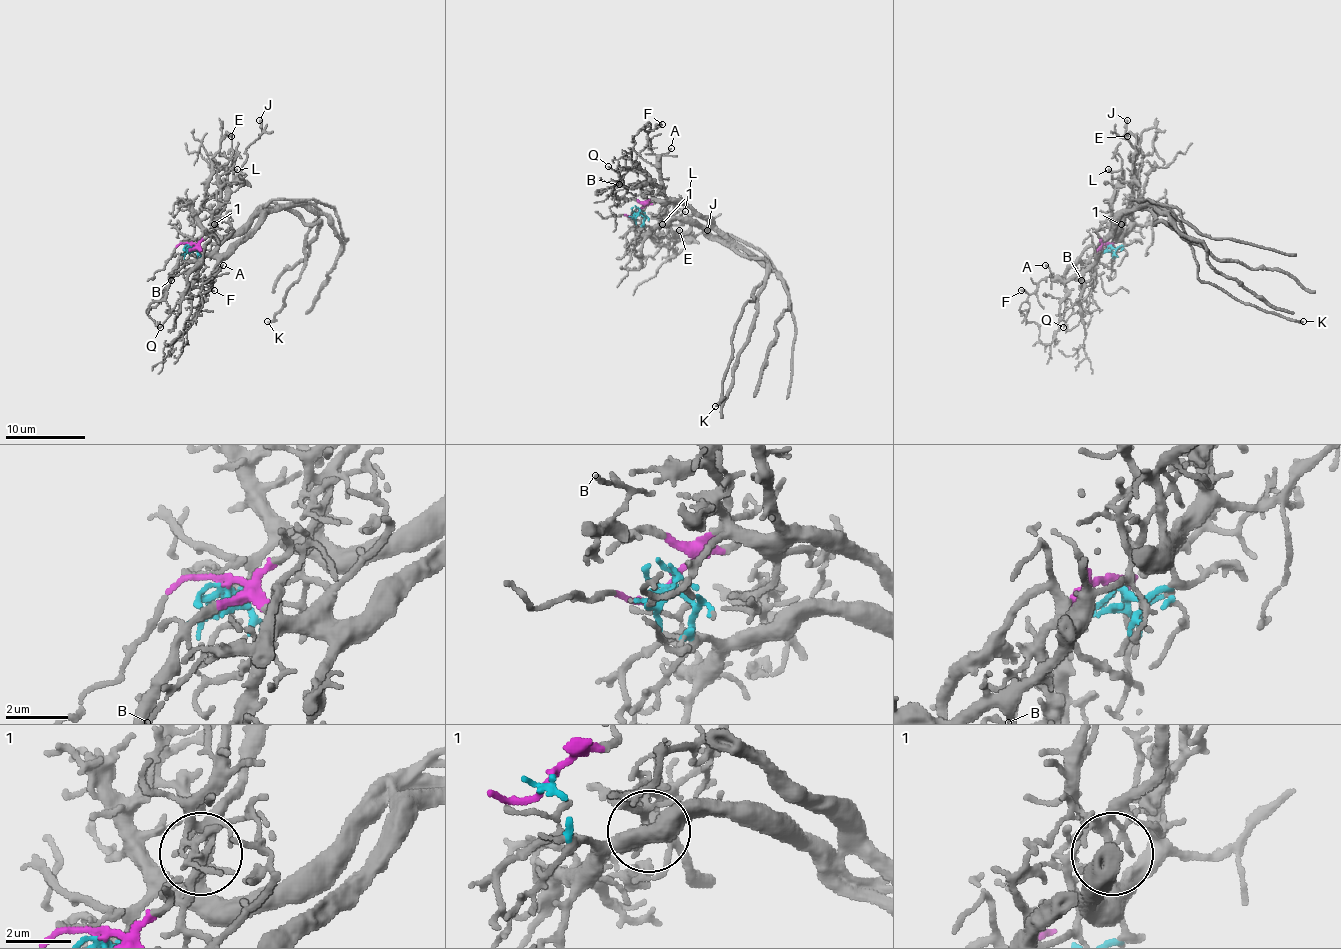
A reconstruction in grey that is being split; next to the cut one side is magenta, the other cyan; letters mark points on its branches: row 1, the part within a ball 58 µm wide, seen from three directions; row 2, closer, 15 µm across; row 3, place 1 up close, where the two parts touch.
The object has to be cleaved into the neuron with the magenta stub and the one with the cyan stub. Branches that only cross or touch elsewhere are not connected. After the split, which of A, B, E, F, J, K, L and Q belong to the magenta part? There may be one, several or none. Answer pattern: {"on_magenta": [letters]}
{"on_magenta": ["A", "B", "F", "K", "Q"]}

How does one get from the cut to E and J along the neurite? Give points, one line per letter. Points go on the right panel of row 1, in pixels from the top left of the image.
E: (1109, 244), (1117, 248), (1137, 202), (1137, 180), (1143, 154), (1139, 140), (1133, 134), (1127, 136)
J: (1109, 244), (1115, 248), (1123, 242), (1121, 214), (1131, 204), (1135, 148), (1125, 132), (1127, 121)

